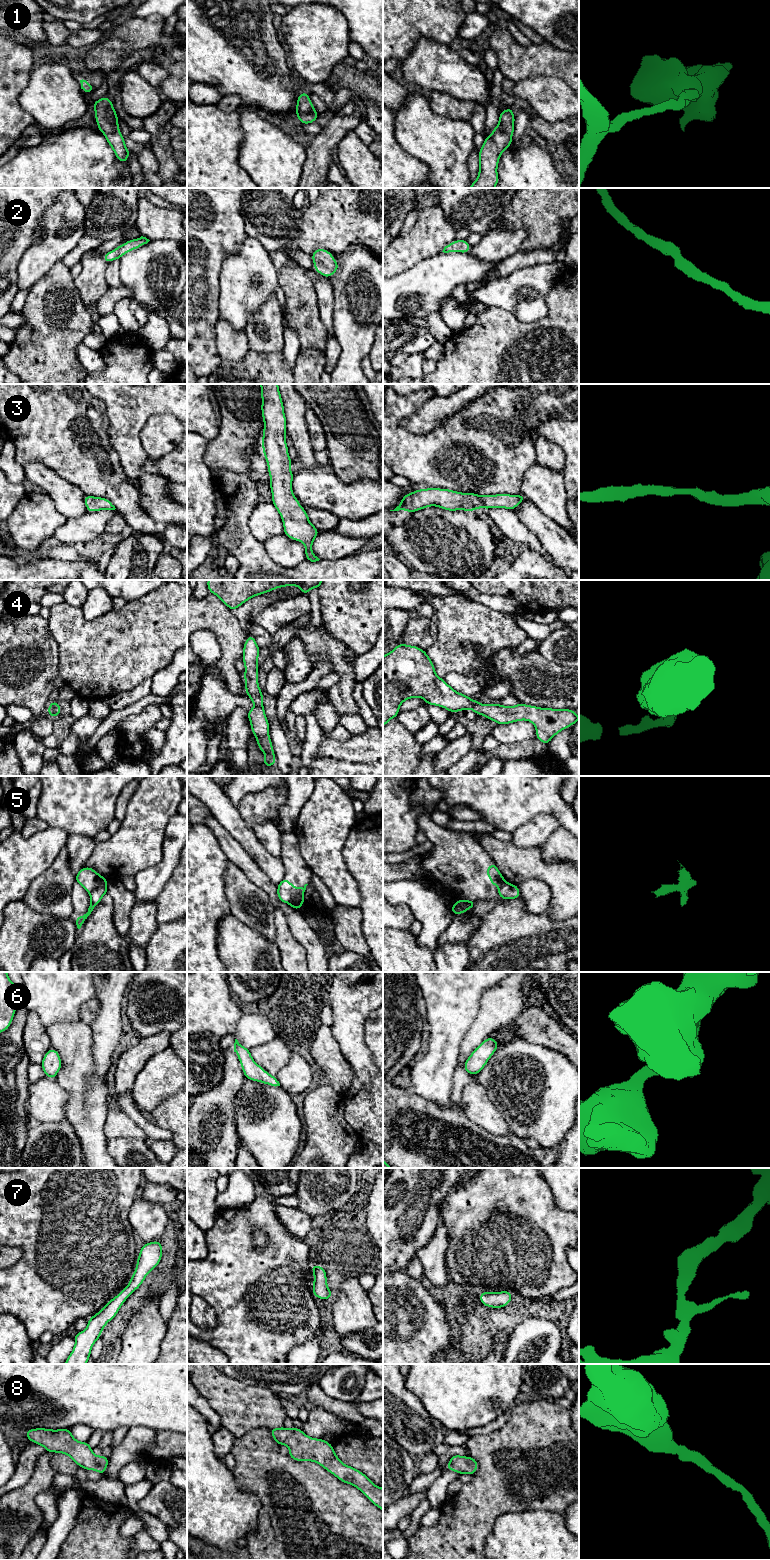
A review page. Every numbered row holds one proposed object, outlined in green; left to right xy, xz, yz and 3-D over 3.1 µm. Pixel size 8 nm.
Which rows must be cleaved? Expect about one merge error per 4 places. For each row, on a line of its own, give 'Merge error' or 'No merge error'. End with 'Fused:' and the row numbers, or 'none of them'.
1: No merge error
2: No merge error
3: No merge error
4: No merge error
5: Merge error
6: No merge error
7: No merge error
8: No merge error
Fused: 5

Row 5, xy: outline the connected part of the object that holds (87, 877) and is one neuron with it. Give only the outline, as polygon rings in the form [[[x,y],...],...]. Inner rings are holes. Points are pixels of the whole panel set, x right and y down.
[[[83,867],[75,876],[75,881],[78,882],[89,894],[96,887],[109,883],[107,879],[97,873],[91,867]]]

